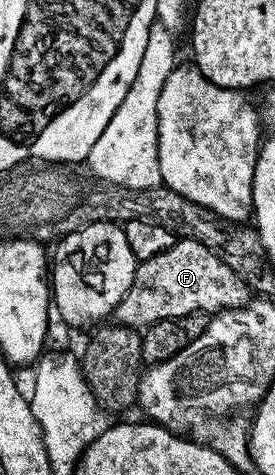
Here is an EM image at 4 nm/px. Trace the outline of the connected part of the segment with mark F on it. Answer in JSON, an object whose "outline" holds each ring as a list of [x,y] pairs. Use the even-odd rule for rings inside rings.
{"outline":[[[178,238],[164,254],[156,254],[156,258],[148,258],[135,267],[132,286],[114,307],[112,320],[126,328],[145,330],[161,320],[217,314],[226,308],[249,304],[252,299],[250,288],[251,285],[208,246]]]}

